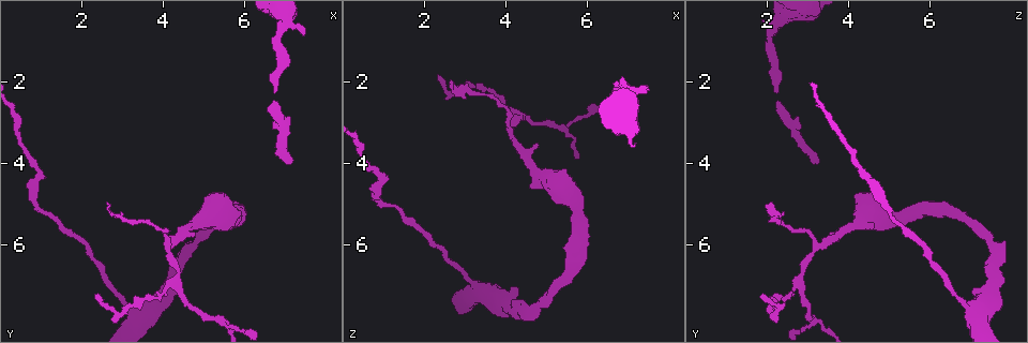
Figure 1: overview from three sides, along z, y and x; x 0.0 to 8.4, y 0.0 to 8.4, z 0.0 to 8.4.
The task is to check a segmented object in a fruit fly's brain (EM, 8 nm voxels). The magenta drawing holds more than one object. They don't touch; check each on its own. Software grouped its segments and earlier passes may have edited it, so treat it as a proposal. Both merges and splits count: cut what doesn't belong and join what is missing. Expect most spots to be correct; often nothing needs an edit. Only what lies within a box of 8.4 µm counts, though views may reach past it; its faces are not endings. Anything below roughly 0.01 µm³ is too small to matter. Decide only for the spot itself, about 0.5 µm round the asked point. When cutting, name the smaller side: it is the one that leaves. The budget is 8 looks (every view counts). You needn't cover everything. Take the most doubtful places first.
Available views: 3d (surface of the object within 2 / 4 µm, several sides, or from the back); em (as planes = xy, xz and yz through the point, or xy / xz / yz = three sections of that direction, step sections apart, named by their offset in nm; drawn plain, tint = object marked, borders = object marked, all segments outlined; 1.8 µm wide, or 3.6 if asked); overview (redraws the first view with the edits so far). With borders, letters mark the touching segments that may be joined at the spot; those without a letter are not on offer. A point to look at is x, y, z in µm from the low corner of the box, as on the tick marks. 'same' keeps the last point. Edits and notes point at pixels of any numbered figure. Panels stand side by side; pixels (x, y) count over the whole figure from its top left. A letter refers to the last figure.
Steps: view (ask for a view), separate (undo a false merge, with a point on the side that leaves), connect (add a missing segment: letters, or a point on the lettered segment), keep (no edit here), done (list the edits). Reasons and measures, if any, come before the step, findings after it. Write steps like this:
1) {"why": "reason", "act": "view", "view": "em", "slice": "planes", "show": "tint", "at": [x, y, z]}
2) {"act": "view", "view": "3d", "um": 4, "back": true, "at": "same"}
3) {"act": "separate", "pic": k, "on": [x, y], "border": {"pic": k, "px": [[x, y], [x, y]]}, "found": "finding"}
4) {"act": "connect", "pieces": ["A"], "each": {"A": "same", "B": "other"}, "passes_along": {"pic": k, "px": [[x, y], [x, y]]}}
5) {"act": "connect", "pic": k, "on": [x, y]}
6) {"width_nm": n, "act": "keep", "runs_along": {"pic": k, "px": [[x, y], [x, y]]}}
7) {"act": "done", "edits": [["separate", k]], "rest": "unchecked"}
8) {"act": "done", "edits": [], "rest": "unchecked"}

{"why": "branch stops here", "act": "view", "view": "3d", "um": 2, "at": [6.75, 2.30, 2.30]}

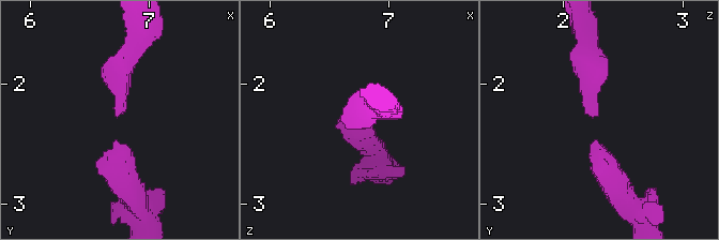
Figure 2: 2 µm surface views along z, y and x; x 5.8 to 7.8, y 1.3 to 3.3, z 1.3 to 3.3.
{"why": "shape alone is not enough", "act": "view", "view": "em", "slice": "planes", "show": "borders", "at": [6.76, 2.28, 2.30]}

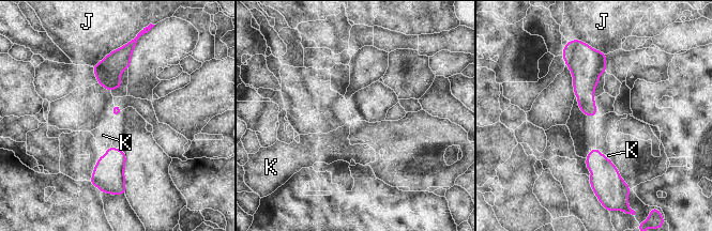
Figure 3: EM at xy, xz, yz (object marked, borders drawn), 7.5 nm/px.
{"act": "keep", "each": {"J": "other", "K": "other"}, "border": {"pic": 3, "px": [[110, 145], [105, 151]]}, "found": "none of them fits"}

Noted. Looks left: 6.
{"why": "branch stops here", "act": "view", "view": "3d", "um": 4, "at": [7.15, 4.00, 3.30]}

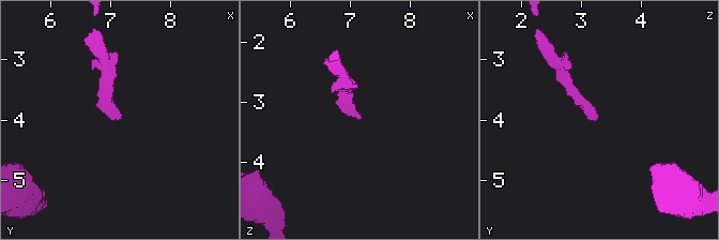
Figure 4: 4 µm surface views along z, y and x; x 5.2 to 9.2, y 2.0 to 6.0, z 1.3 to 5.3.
{"why": "now the EM", "act": "view", "view": "em", "slice": "planes", "show": "plain", "at": [7.10, 3.95, 3.25]}

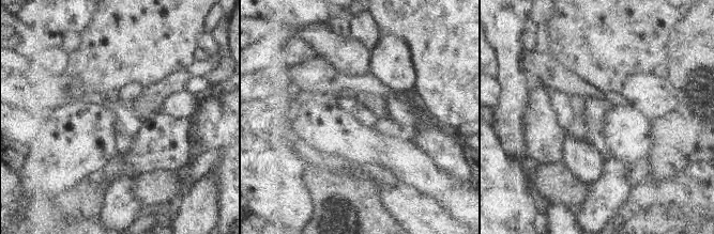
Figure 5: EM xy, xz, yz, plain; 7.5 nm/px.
{"why": "see the neighbours", "act": "view", "view": "em", "slice": "planes", "show": "borders", "at": "same"}

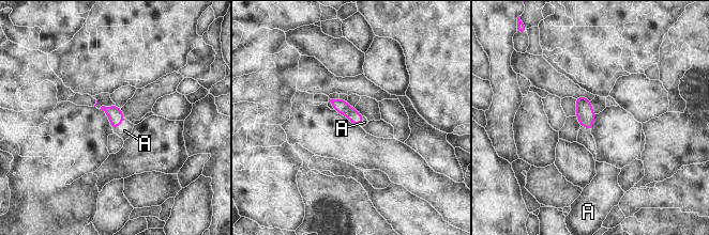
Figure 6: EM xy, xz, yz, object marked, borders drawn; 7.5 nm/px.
{"longest_contact_nm": ["A", 130], "act": "connect", "pieces": ["A"], "each": {"A": "same"}, "found": "it goes on there"}

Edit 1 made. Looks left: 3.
{"why": "see it whole again", "act": "view", "view": "overview"}

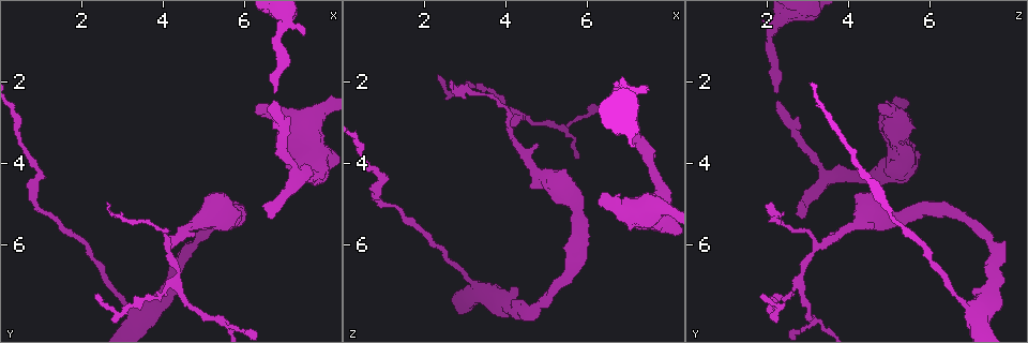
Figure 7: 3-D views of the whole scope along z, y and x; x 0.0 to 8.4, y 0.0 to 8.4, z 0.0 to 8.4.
{"why": "an open end", "act": "view", "view": "em", "slice": "yz", "step": 8, "show": "borders", "at": [2.65, 4.95, 2.10]}

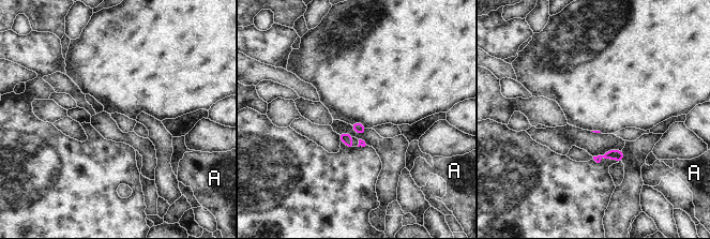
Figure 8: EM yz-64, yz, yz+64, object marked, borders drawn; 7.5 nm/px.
{"why": "cut it another way", "act": "view", "view": "em", "slice": "planes", "show": "borders", "at": "same"}

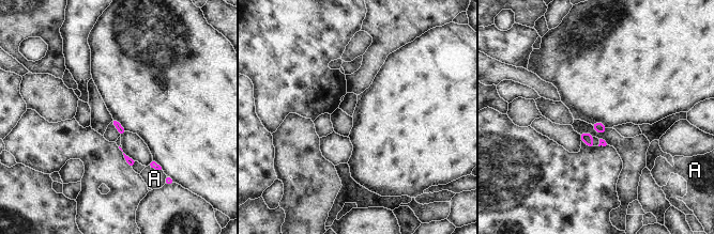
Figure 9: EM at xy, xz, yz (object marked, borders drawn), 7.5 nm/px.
{"act": "keep", "each": {"A": "other"}, "border": {"pic": 9, "px": [[147, 166], [161, 170]]}, "found": "none of them fits"}

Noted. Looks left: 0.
{"act": "done", "edits": [["connect", 6]], "rest": "unchecked"}

